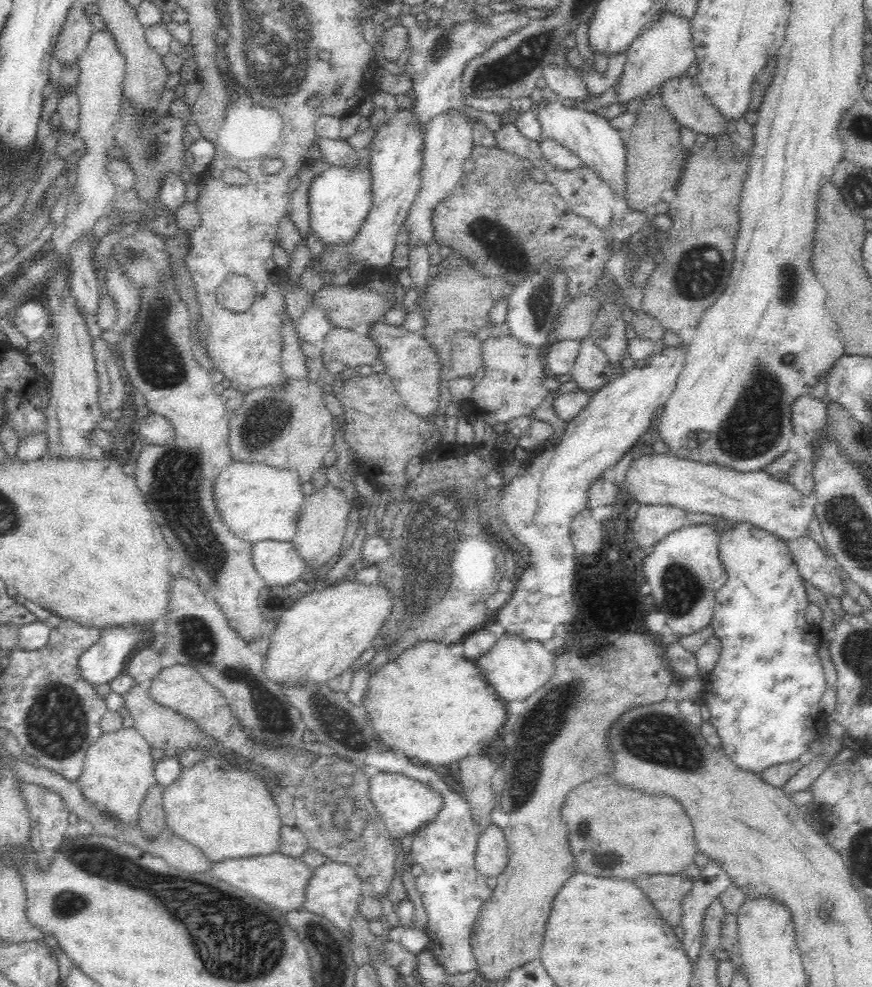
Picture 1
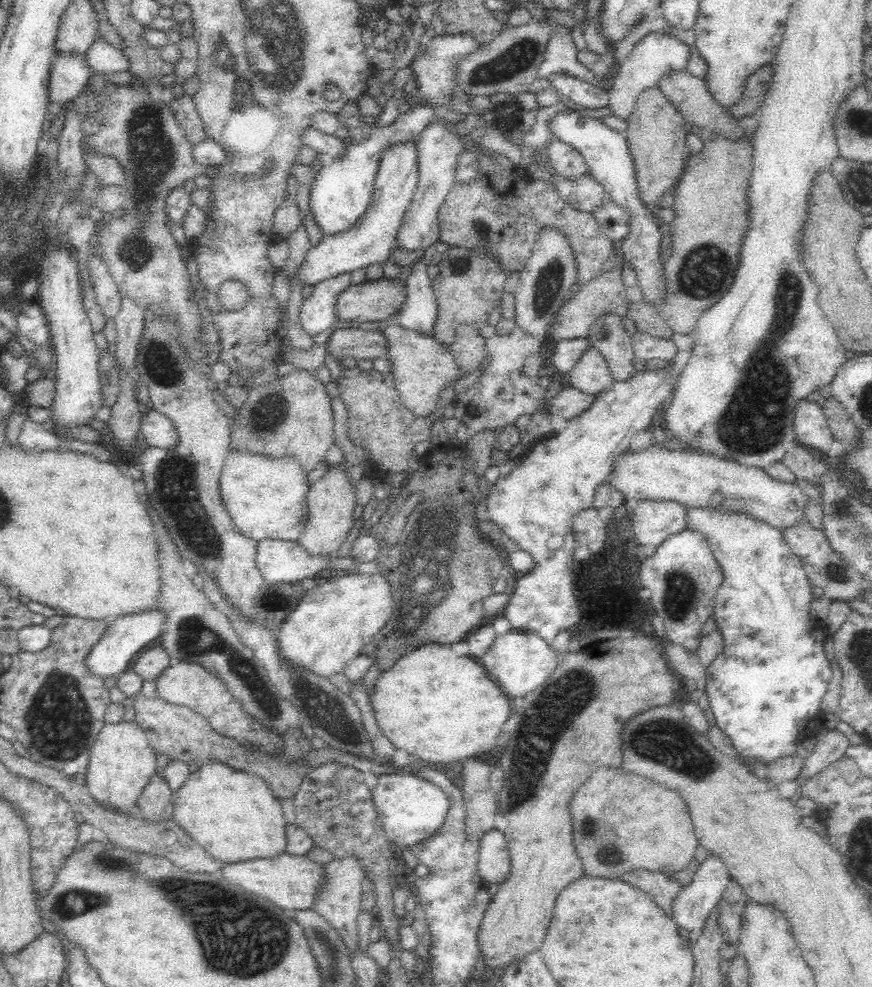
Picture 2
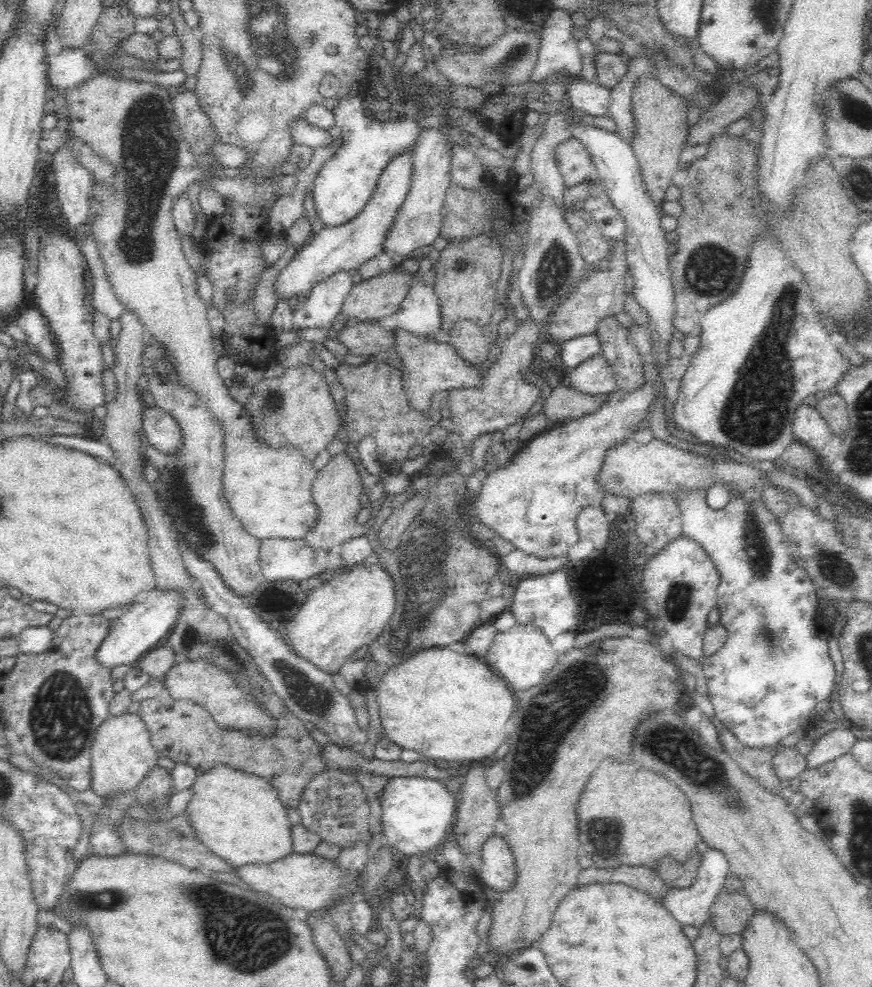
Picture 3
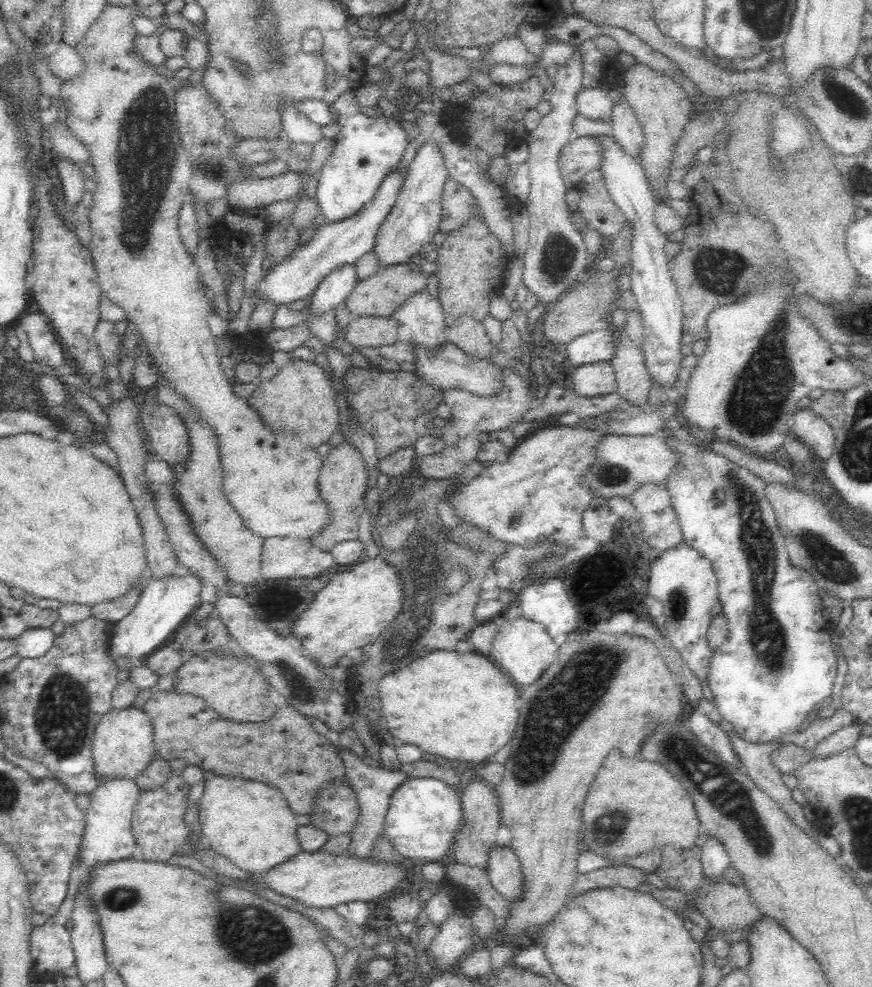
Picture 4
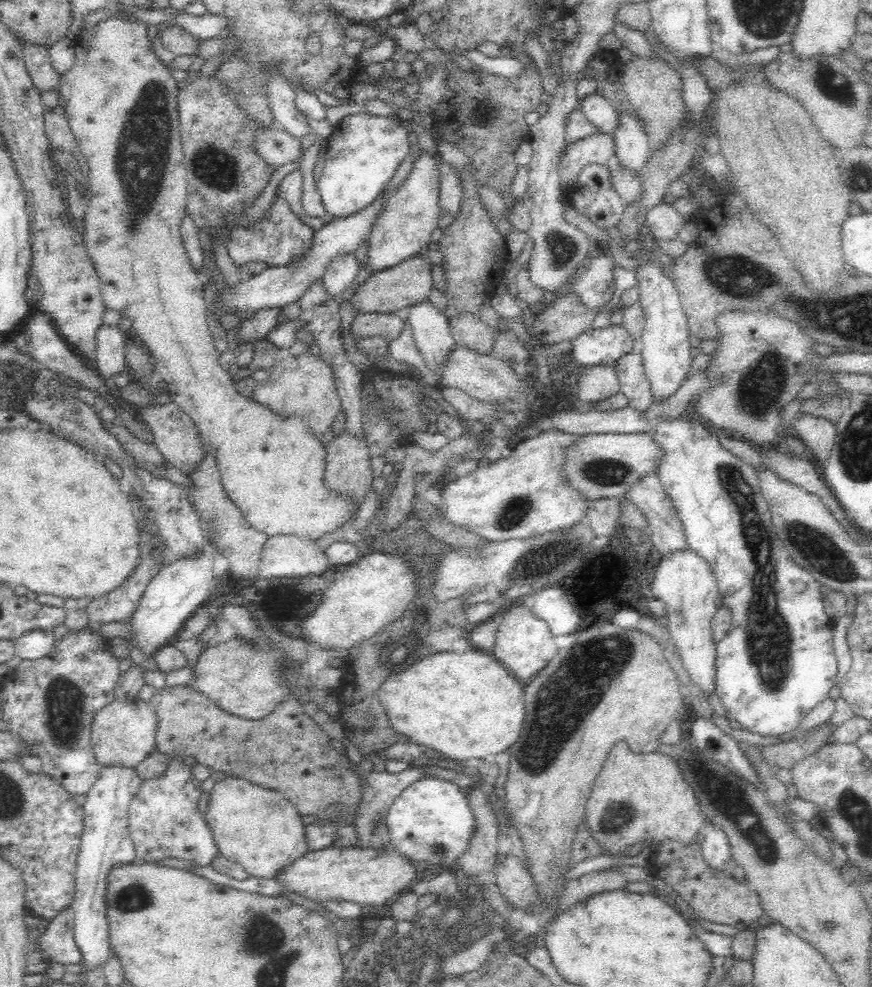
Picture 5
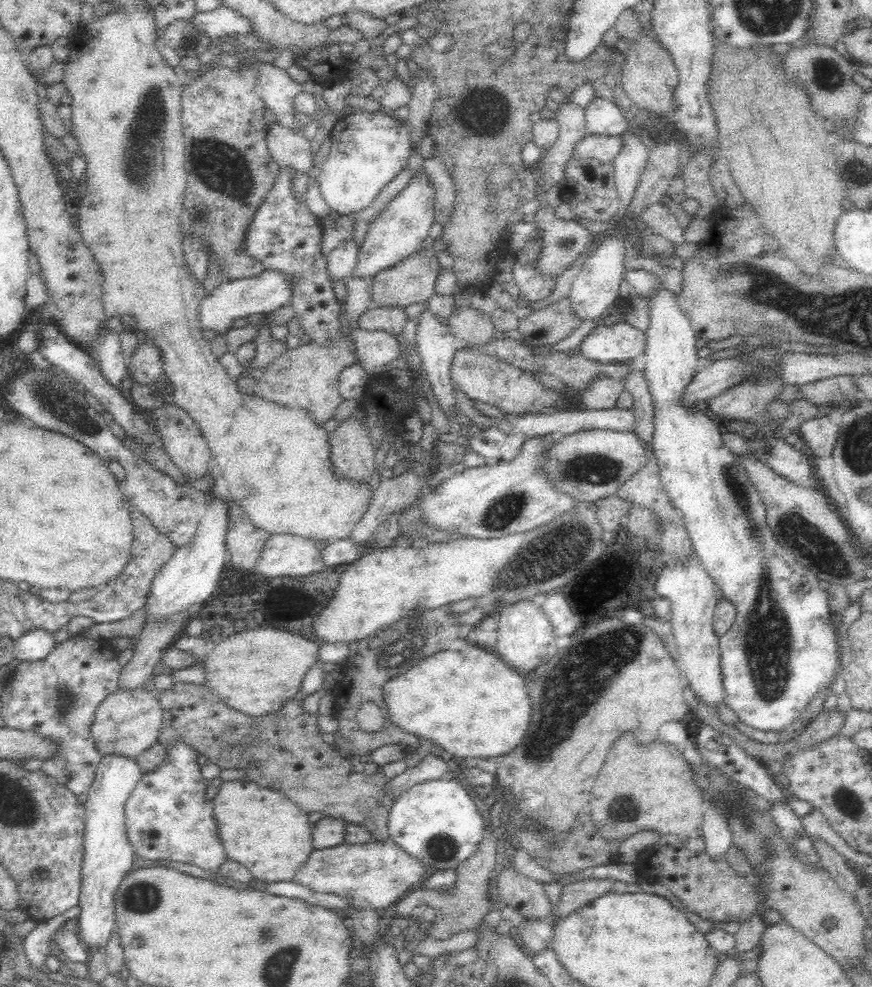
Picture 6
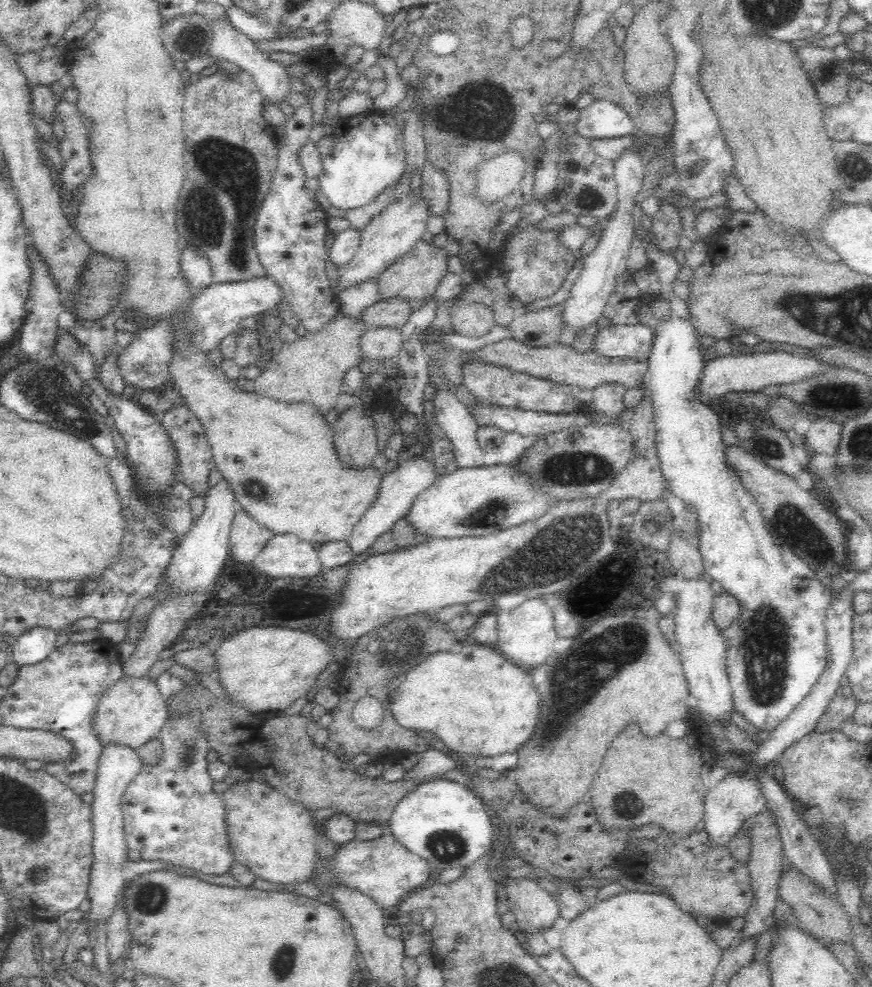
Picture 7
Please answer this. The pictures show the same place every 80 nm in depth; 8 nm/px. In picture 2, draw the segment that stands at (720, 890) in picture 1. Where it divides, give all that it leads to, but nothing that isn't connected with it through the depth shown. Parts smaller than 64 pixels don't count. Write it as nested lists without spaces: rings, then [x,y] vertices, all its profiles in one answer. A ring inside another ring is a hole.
[[[709,852],[706,860],[699,864],[699,870],[696,872],[692,882],[683,886],[672,899],[671,916],[678,926],[688,930],[687,940],[690,944],[693,944],[696,938],[700,936],[706,919],[722,899],[722,894],[730,879],[732,878],[729,876],[726,863],[716,853]]]

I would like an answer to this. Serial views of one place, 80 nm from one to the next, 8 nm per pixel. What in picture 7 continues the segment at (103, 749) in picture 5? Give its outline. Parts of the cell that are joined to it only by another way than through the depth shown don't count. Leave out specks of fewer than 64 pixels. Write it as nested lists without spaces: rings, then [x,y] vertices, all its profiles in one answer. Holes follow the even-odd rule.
[[[123,673],[101,694],[93,728],[102,746],[110,741],[128,743],[136,749],[143,763],[155,763],[163,750],[161,740],[157,736],[168,715],[167,702],[157,687],[157,680],[152,680],[148,673],[143,675]]]

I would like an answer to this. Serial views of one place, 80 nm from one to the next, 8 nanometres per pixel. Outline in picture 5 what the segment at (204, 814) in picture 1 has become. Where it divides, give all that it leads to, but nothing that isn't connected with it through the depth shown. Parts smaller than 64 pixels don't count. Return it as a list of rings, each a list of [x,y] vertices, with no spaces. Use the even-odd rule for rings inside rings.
[[[227,776],[216,782],[209,792],[206,821],[214,833],[220,854],[242,866],[249,876],[276,879],[286,873],[299,858],[309,851],[306,841],[306,825],[296,805],[281,792],[265,789],[242,777]]]

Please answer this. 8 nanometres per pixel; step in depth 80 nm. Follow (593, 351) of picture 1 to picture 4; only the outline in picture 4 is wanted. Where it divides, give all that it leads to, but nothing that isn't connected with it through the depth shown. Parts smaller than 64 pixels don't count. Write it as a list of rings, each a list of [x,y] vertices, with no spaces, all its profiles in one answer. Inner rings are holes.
[[[609,361],[584,364],[571,375],[575,393],[584,398],[594,398],[617,391],[614,367]]]

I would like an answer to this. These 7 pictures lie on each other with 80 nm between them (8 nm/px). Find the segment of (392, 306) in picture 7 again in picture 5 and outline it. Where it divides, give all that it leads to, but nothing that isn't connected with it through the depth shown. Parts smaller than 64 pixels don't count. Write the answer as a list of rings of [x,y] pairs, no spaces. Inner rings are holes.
[[[396,311],[360,312],[350,326],[354,338],[382,335],[388,340],[394,340],[404,328],[406,321],[400,318]]]

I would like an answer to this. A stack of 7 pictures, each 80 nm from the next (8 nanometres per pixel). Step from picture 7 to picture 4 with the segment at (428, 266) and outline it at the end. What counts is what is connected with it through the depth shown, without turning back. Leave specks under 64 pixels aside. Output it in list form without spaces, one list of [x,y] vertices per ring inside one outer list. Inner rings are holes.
[[[395,264],[388,267],[378,267],[372,276],[357,282],[354,290],[344,300],[350,312],[356,316],[392,316],[408,298],[414,294],[423,293],[428,288],[429,276],[418,264]]]

